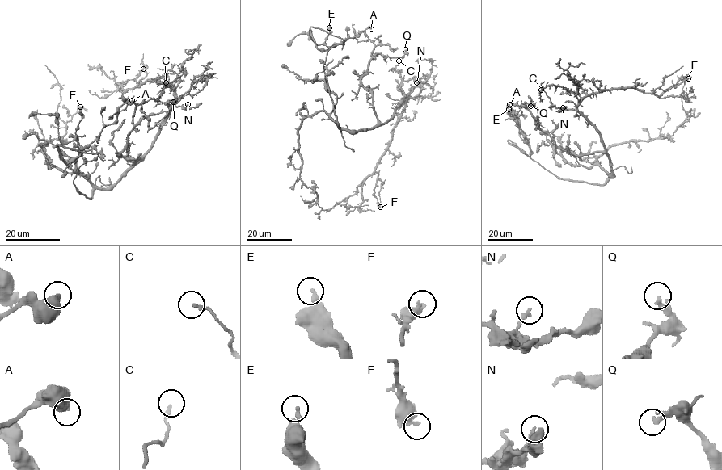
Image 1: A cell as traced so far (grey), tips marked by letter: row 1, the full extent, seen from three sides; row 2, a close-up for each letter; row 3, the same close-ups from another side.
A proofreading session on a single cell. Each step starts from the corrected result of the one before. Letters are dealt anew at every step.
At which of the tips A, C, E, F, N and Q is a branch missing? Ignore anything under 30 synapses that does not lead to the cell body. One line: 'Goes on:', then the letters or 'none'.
Goes on: none

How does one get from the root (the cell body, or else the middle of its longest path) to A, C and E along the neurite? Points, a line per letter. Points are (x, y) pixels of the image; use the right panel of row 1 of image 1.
A: (609, 178), (603, 184), (558, 178), (521, 148), (511, 144), (508, 140), (529, 155), (530, 146), (509, 104)
C: (609, 178), (611, 174), (609, 155), (598, 131), (575, 109), (551, 106), (550, 99), (541, 90)
E: (609, 178), (603, 184), (558, 178), (507, 141), (511, 140), (529, 155), (530, 149), (525, 133), (508, 109)

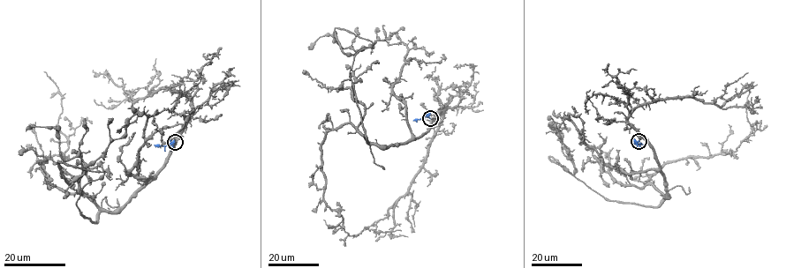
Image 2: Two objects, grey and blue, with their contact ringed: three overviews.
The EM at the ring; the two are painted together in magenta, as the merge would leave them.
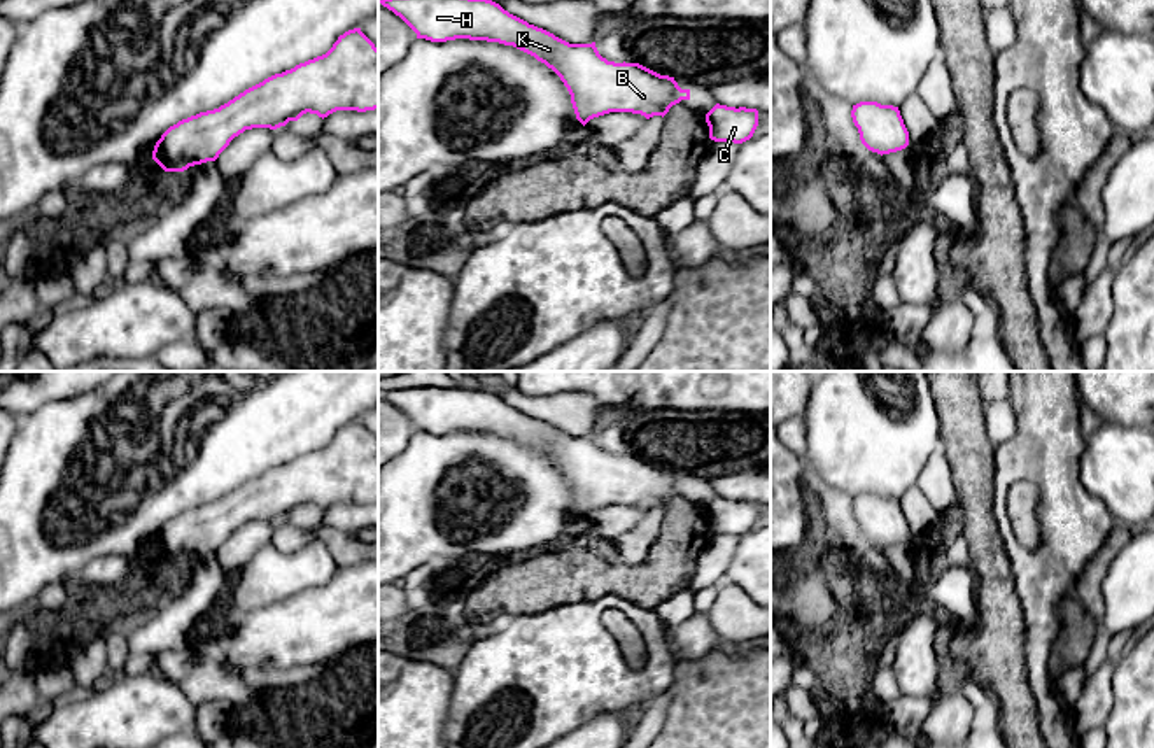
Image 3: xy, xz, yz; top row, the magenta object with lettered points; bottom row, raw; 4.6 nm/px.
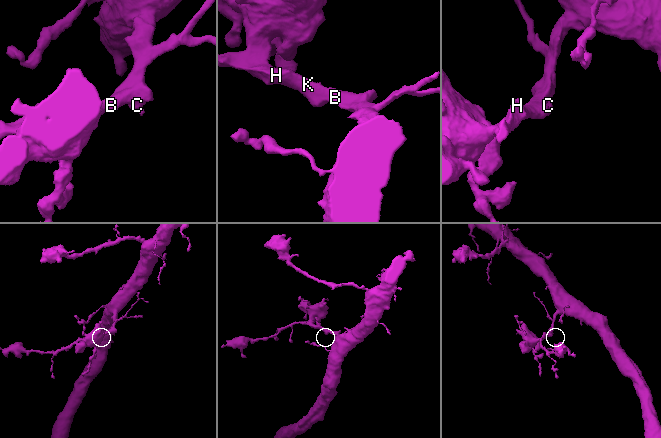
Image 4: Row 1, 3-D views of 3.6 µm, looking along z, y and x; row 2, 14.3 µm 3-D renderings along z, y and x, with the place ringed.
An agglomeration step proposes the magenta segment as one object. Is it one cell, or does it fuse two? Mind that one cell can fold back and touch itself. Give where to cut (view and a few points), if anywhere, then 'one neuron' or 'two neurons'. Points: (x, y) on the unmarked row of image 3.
no cut; one neuron

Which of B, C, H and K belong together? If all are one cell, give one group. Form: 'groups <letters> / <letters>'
groups B C H K

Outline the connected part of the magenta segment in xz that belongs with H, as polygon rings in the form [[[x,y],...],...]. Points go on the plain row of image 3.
[[[408,387],[383,391],[380,396],[399,408],[417,431],[499,434],[534,448],[560,469],[583,519],[609,505],[664,510],[672,497],[690,492],[690,482],[681,482],[674,469],[639,455],[608,454],[595,434],[569,436],[482,389]]]

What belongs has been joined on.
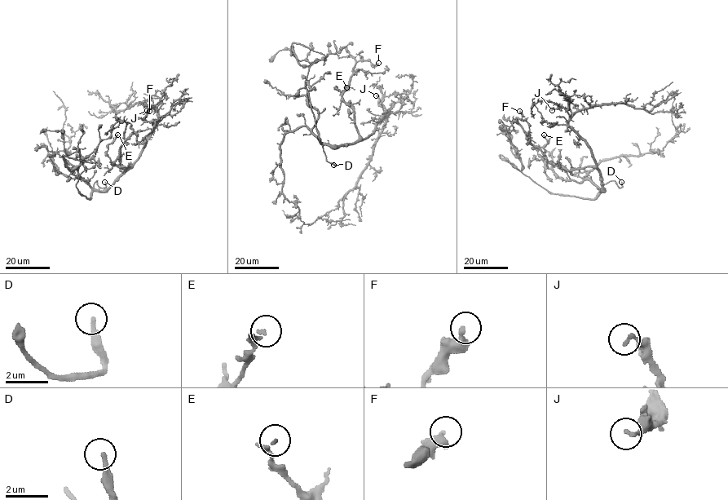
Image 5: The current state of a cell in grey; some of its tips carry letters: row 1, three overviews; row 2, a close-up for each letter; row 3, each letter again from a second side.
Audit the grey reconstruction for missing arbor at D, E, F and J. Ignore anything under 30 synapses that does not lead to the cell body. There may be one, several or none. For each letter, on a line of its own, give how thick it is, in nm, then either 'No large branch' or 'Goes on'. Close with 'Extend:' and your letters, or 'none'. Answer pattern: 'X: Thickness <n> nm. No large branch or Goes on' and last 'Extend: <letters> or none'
D: Thickness 240 nm. Goes on
E: Thickness 190 nm. No large branch
F: Thickness 240 nm. No large branch
J: Thickness 240 nm. No large branch
Extend: D

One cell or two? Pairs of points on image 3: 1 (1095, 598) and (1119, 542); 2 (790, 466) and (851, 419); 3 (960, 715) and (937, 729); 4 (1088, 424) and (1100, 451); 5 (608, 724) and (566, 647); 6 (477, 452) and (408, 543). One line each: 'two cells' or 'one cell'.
1: one cell
2: two cells
3: one cell
4: two cells
5: two cells
6: one cell

